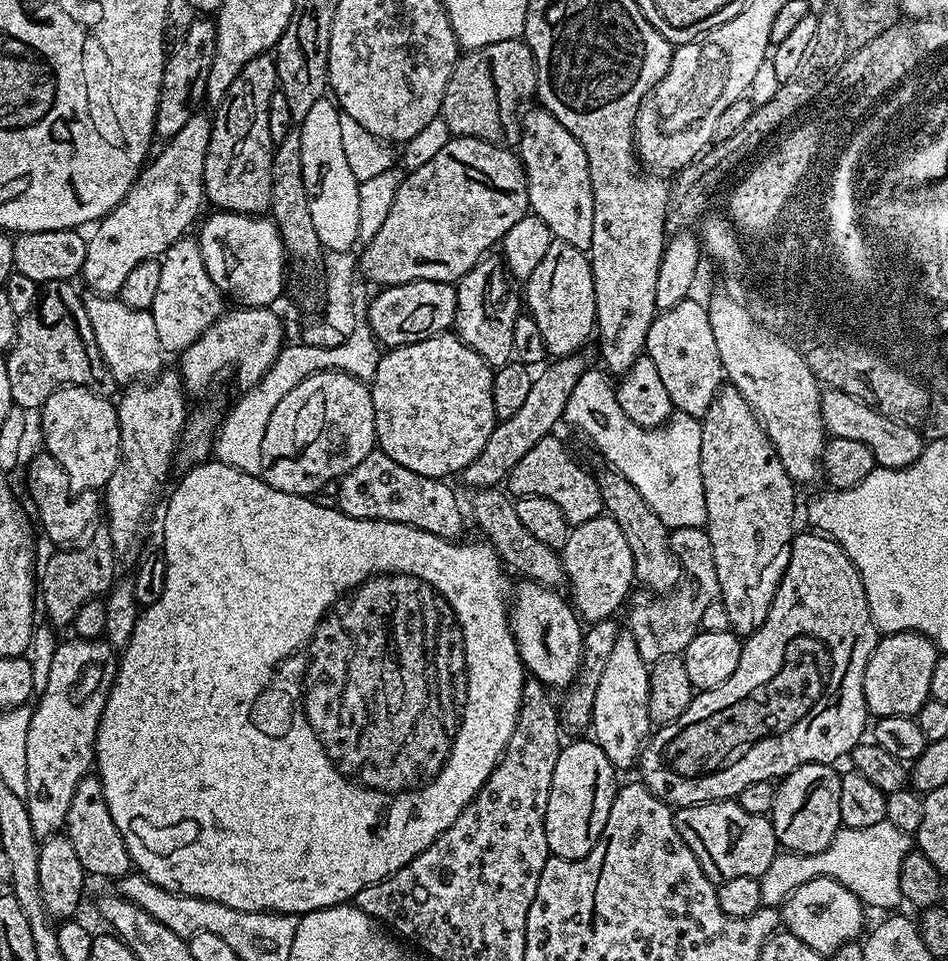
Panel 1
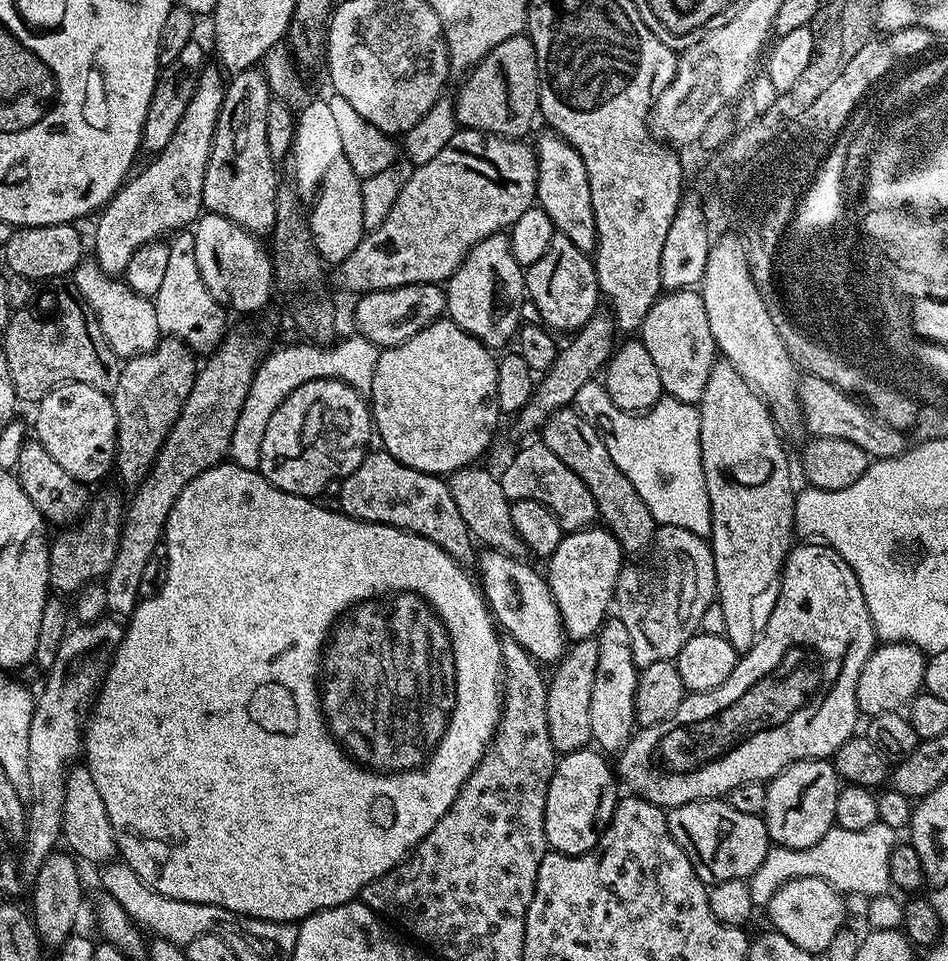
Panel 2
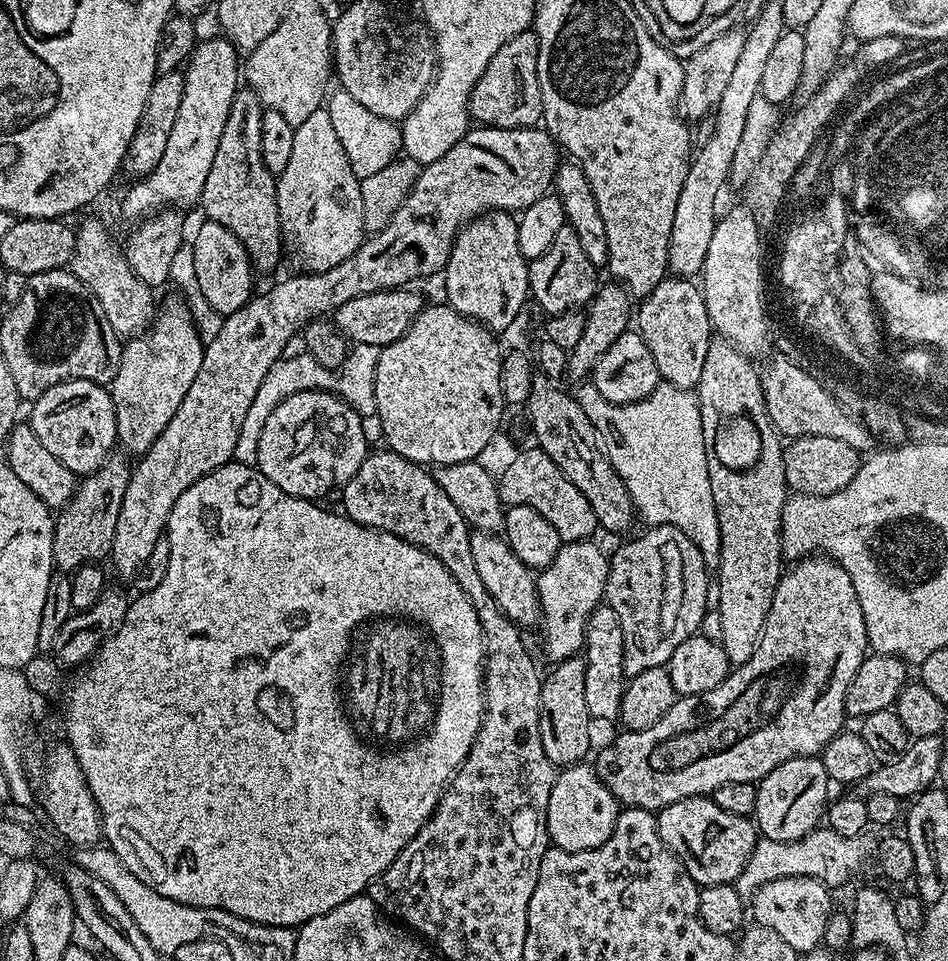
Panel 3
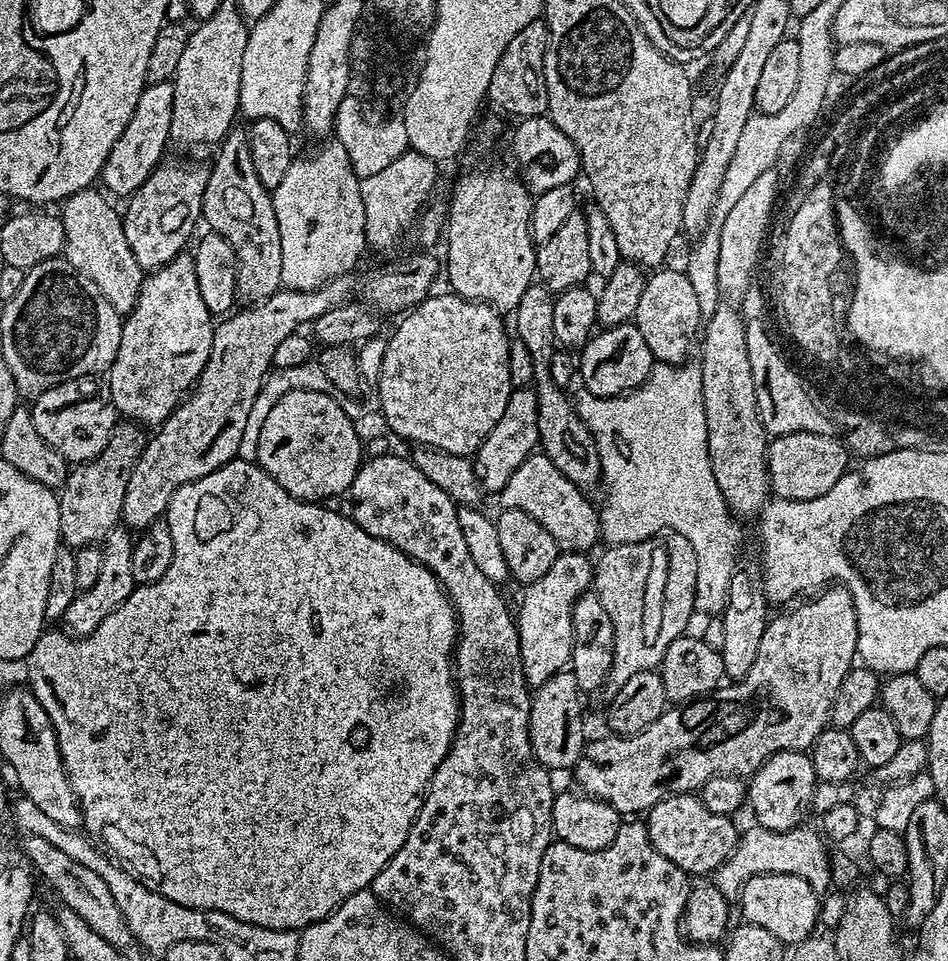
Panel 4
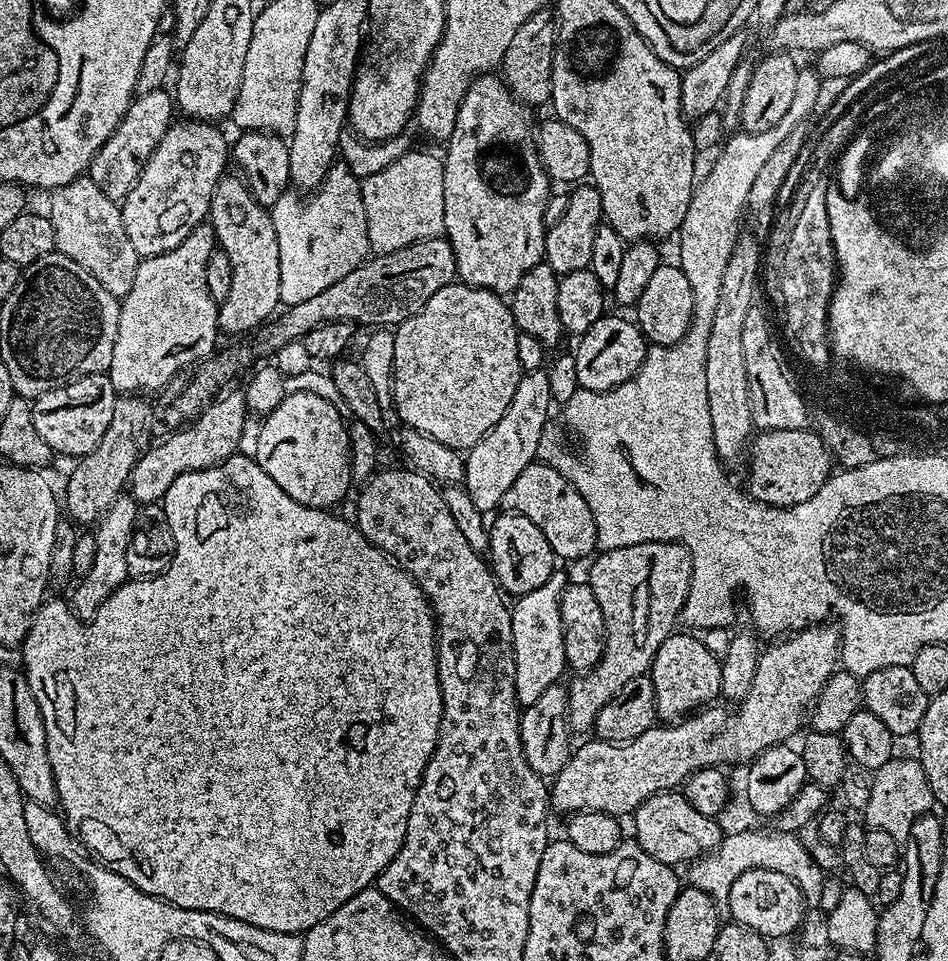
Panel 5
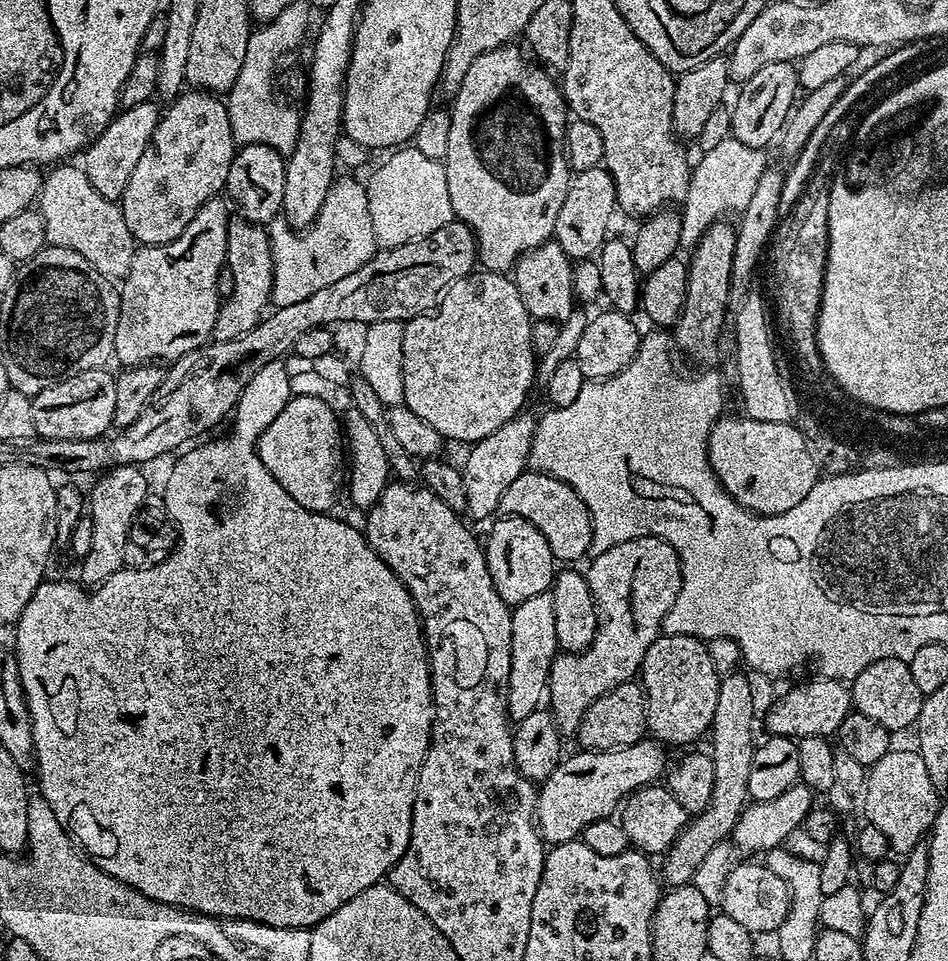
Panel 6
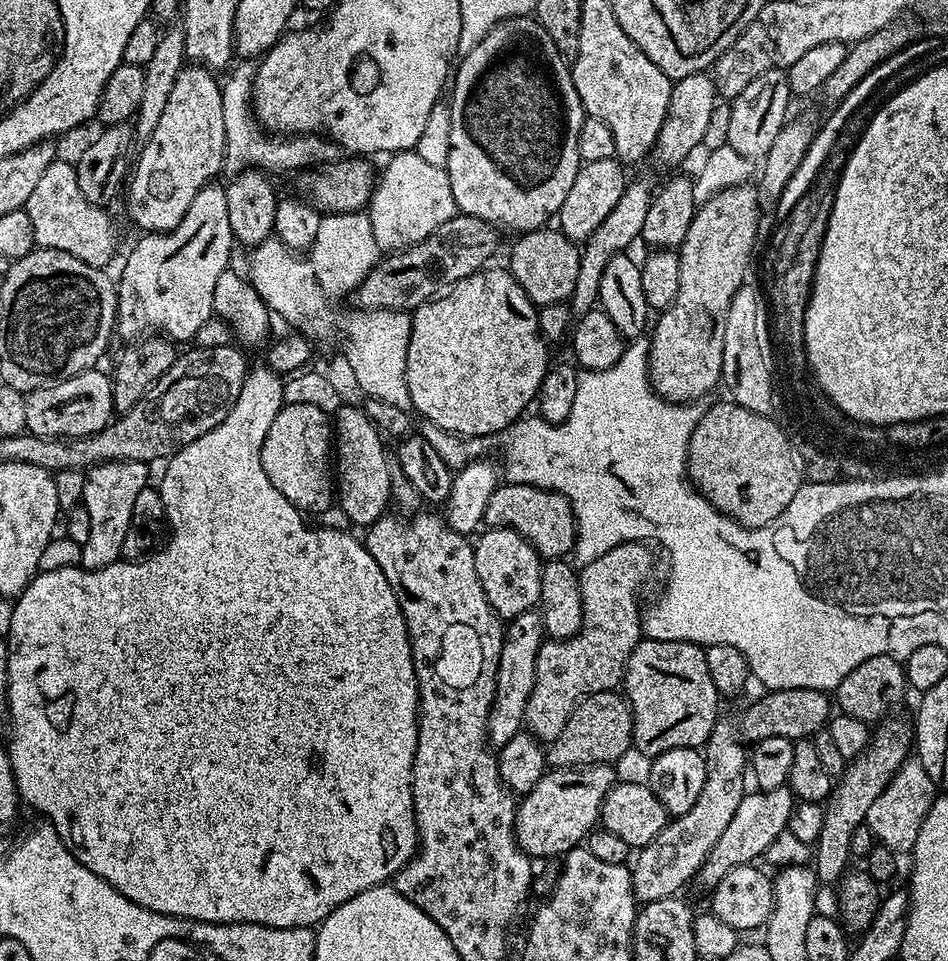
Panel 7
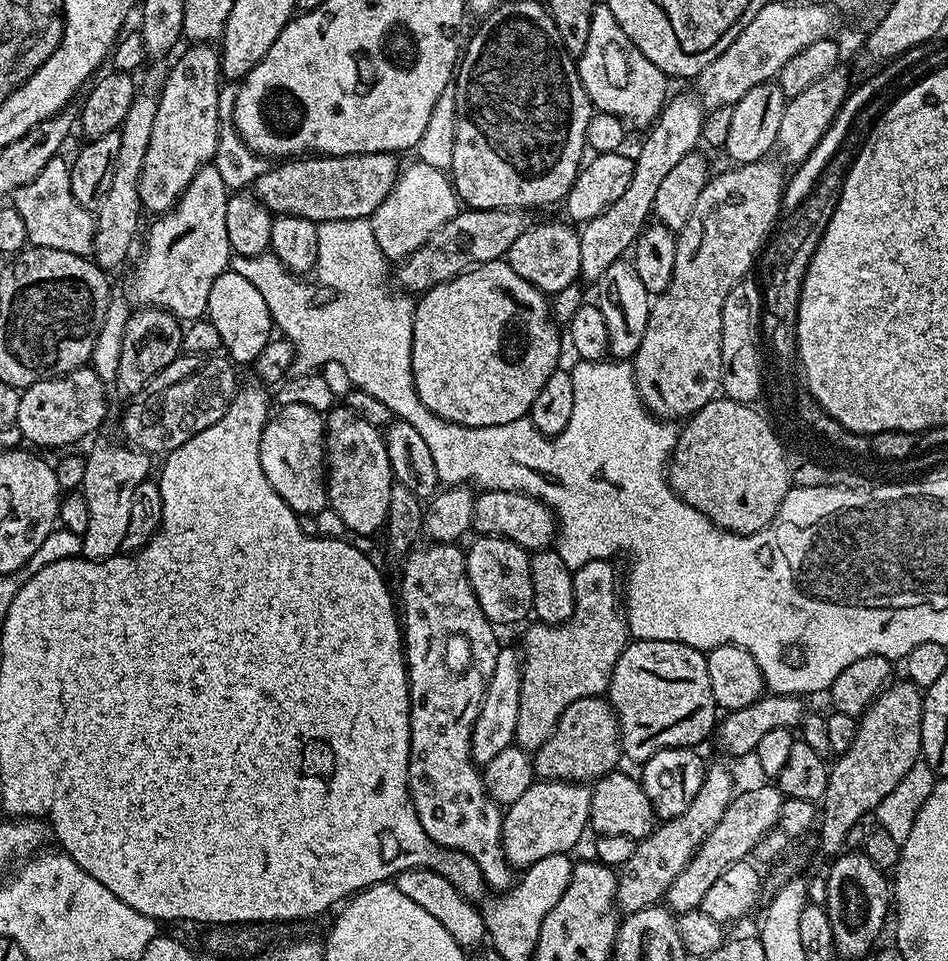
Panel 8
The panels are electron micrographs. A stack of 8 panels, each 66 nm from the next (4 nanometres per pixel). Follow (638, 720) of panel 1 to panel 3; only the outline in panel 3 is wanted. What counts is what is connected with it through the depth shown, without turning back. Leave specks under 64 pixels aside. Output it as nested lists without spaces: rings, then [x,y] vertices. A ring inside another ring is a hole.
[[[601,602],[586,622],[586,634],[582,659],[586,666],[586,710],[593,721],[613,720],[620,715],[622,694],[626,677],[624,674],[624,635],[618,614],[607,602]]]

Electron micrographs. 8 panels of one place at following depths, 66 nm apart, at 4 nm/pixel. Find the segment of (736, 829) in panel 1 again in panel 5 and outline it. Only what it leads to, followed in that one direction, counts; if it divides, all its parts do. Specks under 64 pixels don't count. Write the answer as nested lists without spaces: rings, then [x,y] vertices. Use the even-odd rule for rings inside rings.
[[[676,790],[659,792],[646,798],[631,813],[631,820],[632,828],[636,831],[635,844],[646,850],[650,858],[663,864],[681,866],[695,862],[705,853],[714,851],[722,839],[717,821],[706,814],[698,814],[698,810],[694,810],[694,806],[690,806],[690,802],[686,802],[684,796]]]

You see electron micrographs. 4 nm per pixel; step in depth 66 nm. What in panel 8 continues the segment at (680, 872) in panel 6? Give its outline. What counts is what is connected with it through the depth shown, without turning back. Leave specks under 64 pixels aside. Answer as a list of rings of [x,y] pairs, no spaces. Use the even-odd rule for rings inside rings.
[[[724,764],[707,765],[704,781],[694,794],[694,802],[678,818],[657,823],[650,835],[637,843],[634,854],[618,869],[616,878],[616,907],[627,914],[659,905],[665,899],[678,874],[702,846],[703,840],[714,830],[725,814],[734,795],[732,772]]]

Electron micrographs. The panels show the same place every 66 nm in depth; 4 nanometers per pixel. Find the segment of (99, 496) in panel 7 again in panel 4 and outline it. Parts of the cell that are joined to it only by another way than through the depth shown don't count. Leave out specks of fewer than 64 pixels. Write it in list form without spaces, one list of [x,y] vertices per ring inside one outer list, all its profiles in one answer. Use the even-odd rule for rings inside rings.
[[[117,526],[109,530],[108,535],[102,541],[102,574],[98,574],[98,580],[94,586],[80,590],[70,606],[67,606],[62,619],[65,629],[73,637],[89,636],[114,609],[126,602],[130,594],[138,585],[132,573],[132,545],[134,536],[127,527]]]

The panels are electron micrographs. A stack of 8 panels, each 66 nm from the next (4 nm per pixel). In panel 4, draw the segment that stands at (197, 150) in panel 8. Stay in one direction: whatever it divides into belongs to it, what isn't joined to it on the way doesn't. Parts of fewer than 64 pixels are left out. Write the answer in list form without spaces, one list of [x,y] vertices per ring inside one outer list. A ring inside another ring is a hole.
[[[170,160],[161,162],[139,190],[127,197],[128,209],[122,212],[126,242],[130,242],[138,266],[145,270],[166,266],[181,255],[184,243],[193,239],[192,231],[202,220],[208,168],[192,160]]]

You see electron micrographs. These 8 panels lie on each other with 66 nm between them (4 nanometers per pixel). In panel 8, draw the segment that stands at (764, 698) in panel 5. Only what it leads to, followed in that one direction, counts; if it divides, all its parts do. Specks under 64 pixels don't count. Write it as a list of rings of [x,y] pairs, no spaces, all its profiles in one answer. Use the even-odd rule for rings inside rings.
[[[540,780],[533,782],[530,790],[518,798],[518,802],[507,805],[502,822],[502,846],[504,857],[513,869],[523,870],[529,868],[534,862],[542,858],[550,858],[550,854],[571,853],[572,847],[589,831],[588,815],[590,814],[591,787],[584,782],[570,780]]]

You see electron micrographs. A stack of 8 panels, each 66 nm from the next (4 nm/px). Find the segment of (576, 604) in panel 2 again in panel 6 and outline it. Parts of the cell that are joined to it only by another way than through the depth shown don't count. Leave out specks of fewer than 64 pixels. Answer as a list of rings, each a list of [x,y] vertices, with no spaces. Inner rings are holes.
[[[551,591],[538,594],[534,598],[526,598],[526,602],[515,605],[511,609],[512,625],[510,626],[510,668],[508,686],[504,689],[504,705],[508,708],[509,721],[519,722],[522,718],[530,718],[546,700],[548,690],[548,674],[552,661],[558,655],[556,635],[554,634],[554,612],[552,610]]]

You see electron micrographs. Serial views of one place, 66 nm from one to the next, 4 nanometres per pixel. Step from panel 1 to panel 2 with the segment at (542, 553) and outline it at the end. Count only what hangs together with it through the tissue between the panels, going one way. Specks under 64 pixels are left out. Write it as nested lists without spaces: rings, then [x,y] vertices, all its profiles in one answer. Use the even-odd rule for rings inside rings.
[[[480,467],[459,468],[446,480],[450,494],[454,498],[454,506],[458,506],[458,514],[462,514],[462,522],[466,522],[468,531],[479,543],[480,540],[484,543],[485,549],[517,558],[527,557],[528,547],[524,545],[514,526],[514,518],[510,518],[512,501],[506,498],[506,494],[502,494],[499,475],[495,471],[487,472]]]

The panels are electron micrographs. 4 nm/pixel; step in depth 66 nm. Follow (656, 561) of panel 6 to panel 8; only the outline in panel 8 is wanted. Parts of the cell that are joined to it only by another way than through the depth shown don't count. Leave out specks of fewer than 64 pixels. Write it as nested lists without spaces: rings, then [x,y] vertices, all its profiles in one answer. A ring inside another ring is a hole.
[[[595,560],[586,562],[586,566],[575,569],[572,574],[574,582],[574,614],[565,624],[533,623],[533,628],[524,636],[522,647],[522,698],[518,702],[518,724],[516,726],[515,747],[524,749],[529,754],[536,753],[554,734],[558,718],[578,698],[598,696],[607,693],[608,683],[612,677],[614,664],[622,650],[630,642],[628,622],[622,607],[622,584],[616,581],[616,568],[612,560]]]

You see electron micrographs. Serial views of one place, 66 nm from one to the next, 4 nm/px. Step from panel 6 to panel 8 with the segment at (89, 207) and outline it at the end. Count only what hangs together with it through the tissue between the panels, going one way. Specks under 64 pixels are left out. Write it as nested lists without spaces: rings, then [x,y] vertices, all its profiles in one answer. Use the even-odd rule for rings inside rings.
[[[63,155],[50,158],[34,182],[26,182],[26,186],[14,193],[14,207],[22,214],[31,247],[88,256],[96,233],[96,218],[89,209],[78,206],[78,198],[74,198],[74,190],[70,190],[72,170],[69,161],[64,159]]]

